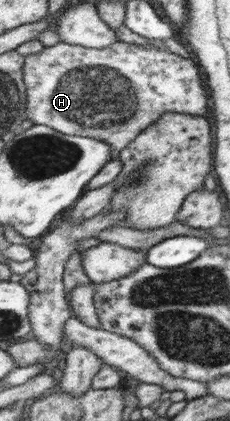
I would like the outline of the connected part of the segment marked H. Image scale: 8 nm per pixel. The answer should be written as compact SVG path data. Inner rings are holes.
M118 40L109 48L87 48L76 44L69 44L65 41L55 46L45 47L39 54L31 54L26 58L24 64L24 82L27 88L26 117L34 125L46 125L63 134L70 136L91 137L111 146L111 161L119 158L121 152L134 143L137 136L142 135L147 129L153 126L151 120L161 120L166 112L177 114L189 114L189 116L203 116L207 112L207 94L201 84L201 76L197 66L189 58L177 56L167 49L160 50L154 46L142 46L127 41Z

